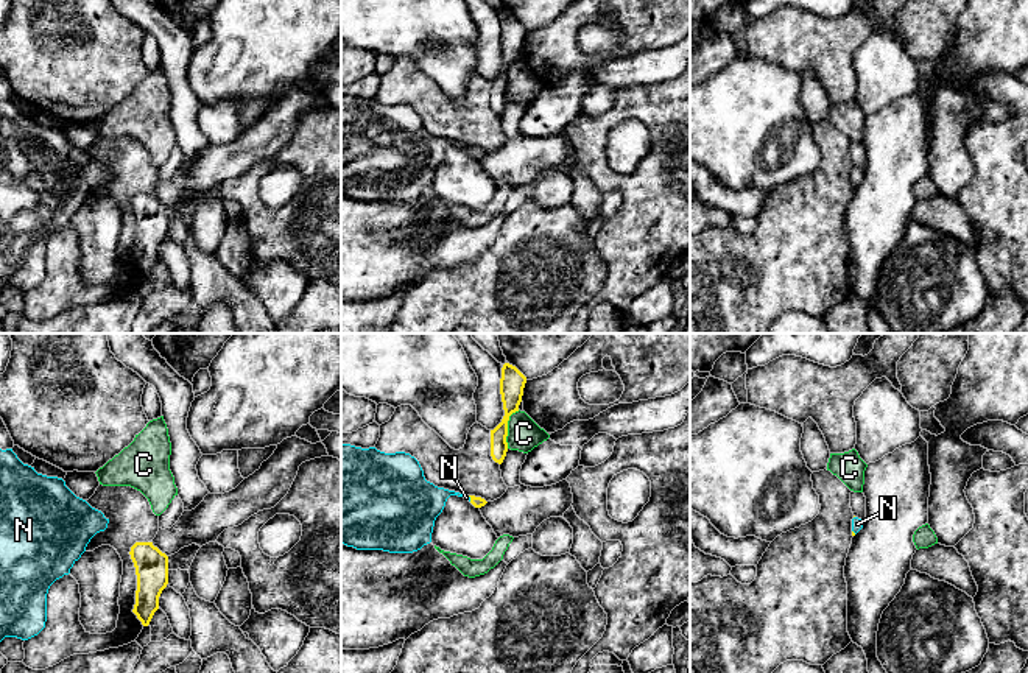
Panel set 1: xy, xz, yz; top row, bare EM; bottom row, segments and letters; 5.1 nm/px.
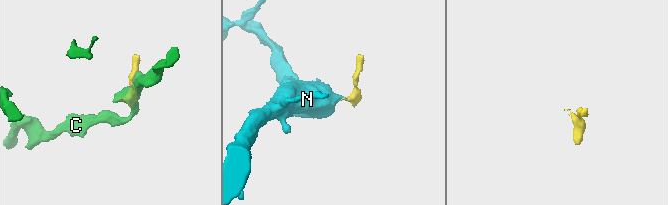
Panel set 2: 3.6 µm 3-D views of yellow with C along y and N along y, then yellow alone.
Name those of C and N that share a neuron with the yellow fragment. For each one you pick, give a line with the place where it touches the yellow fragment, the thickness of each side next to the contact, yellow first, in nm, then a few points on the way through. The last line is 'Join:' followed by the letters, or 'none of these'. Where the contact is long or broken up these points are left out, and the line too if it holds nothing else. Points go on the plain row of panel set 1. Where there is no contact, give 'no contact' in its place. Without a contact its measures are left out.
N: meets yellow in xz at (468, 147); 60 nm thick on the yellow side, 20 nm on the other; runs through xz (477, 153), (468, 147), (466, 148)
Join: N

